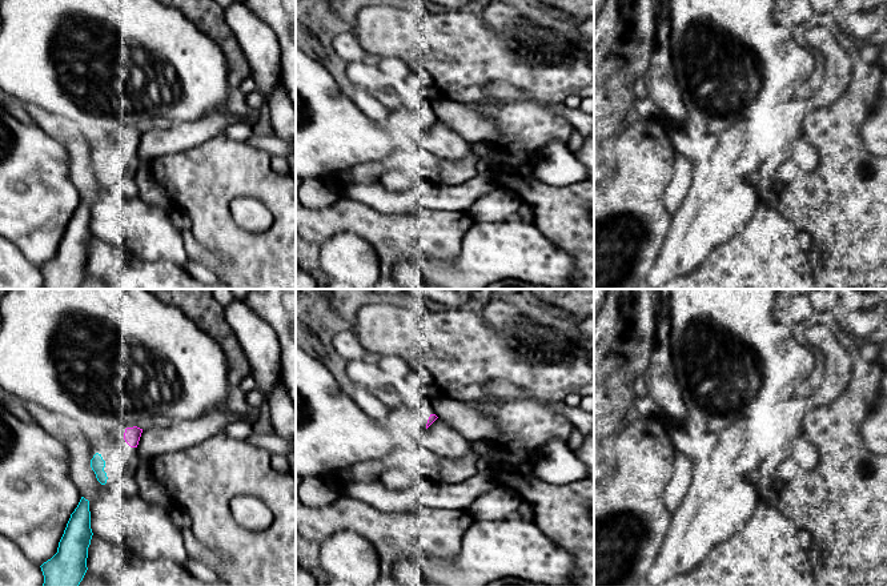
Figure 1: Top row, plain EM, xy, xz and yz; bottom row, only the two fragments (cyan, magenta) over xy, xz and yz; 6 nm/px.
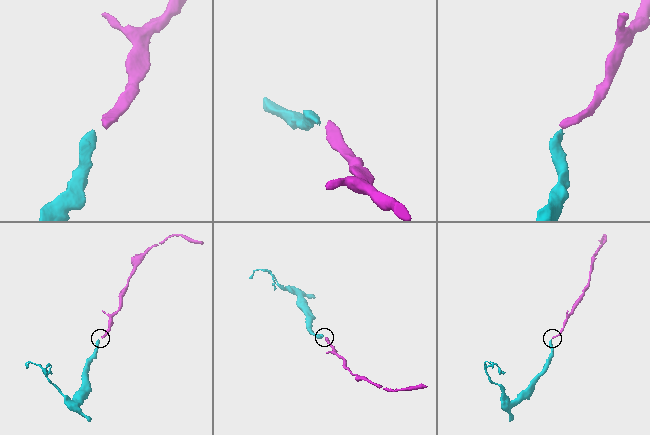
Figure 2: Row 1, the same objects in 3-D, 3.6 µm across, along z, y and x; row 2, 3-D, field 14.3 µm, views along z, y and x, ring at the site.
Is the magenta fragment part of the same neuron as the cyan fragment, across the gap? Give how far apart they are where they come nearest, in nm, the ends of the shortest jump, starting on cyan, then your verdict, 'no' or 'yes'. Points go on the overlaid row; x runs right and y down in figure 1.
170 nm | xy (100, 454), (125, 441) | yes

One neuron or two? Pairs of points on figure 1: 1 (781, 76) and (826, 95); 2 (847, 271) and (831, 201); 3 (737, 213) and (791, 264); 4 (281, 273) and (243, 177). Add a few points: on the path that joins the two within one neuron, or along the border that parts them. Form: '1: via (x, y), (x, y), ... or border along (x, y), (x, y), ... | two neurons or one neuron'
1: border along (802, 91), (781, 101) | two neurons
2: via (847, 253), (847, 219) | one neuron
3: border along (755, 208), (742, 225) | two neurons
4: via (281, 248), (281, 208), (268, 195) | one neuron

